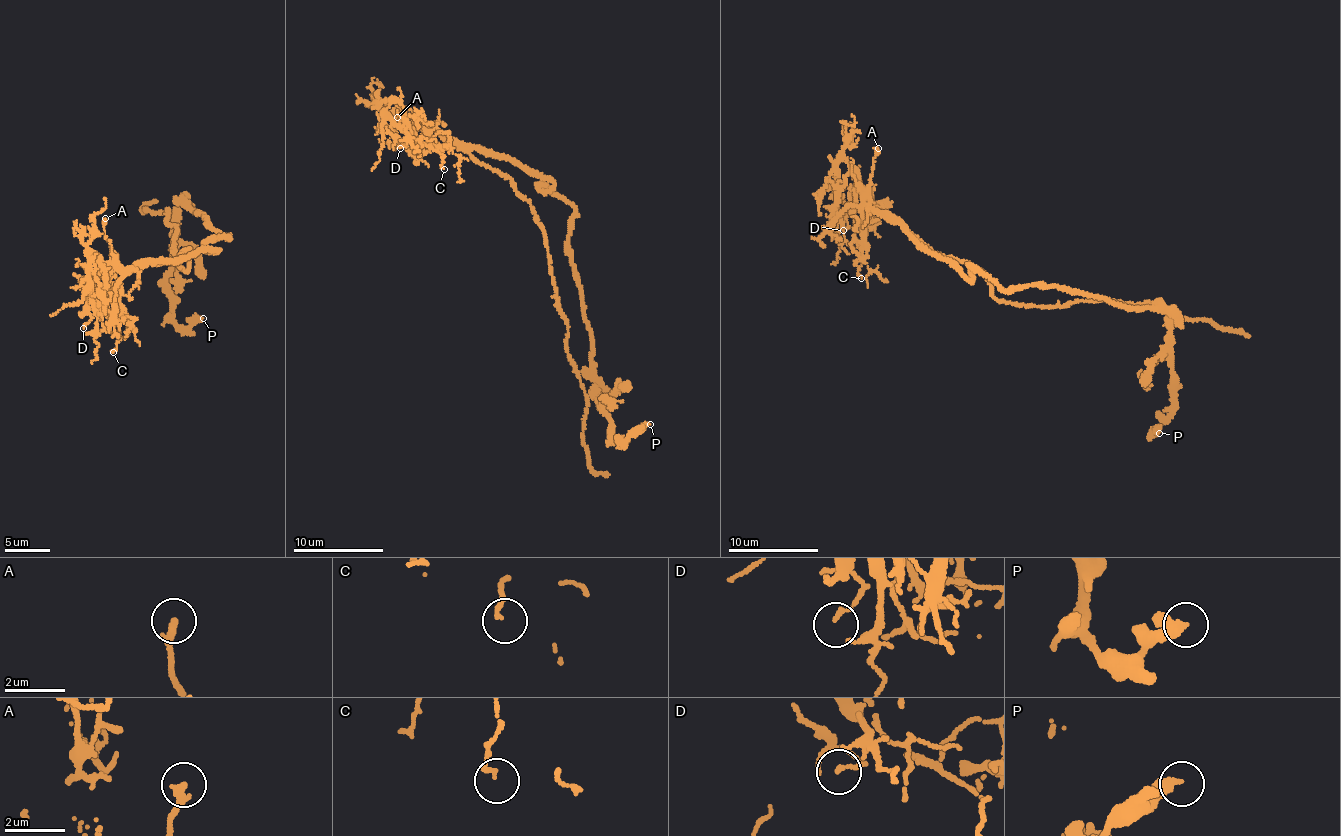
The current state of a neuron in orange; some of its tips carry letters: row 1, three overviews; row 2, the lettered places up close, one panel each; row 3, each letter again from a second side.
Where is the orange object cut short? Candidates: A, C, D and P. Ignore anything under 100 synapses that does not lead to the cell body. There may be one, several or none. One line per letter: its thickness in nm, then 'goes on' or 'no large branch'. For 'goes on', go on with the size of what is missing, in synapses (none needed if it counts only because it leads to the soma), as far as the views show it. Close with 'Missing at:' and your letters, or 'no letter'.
A: 260 nm thick; no large branch
C: 120 nm thick; no large branch
D: 120 nm thick; no large branch
P: 360 nm thick; no large branch
Missing at: no letter

